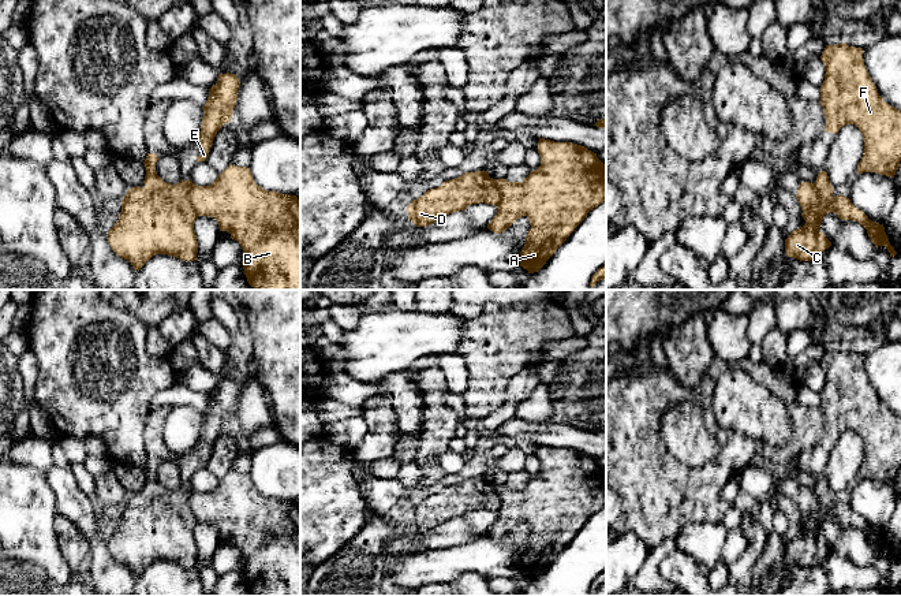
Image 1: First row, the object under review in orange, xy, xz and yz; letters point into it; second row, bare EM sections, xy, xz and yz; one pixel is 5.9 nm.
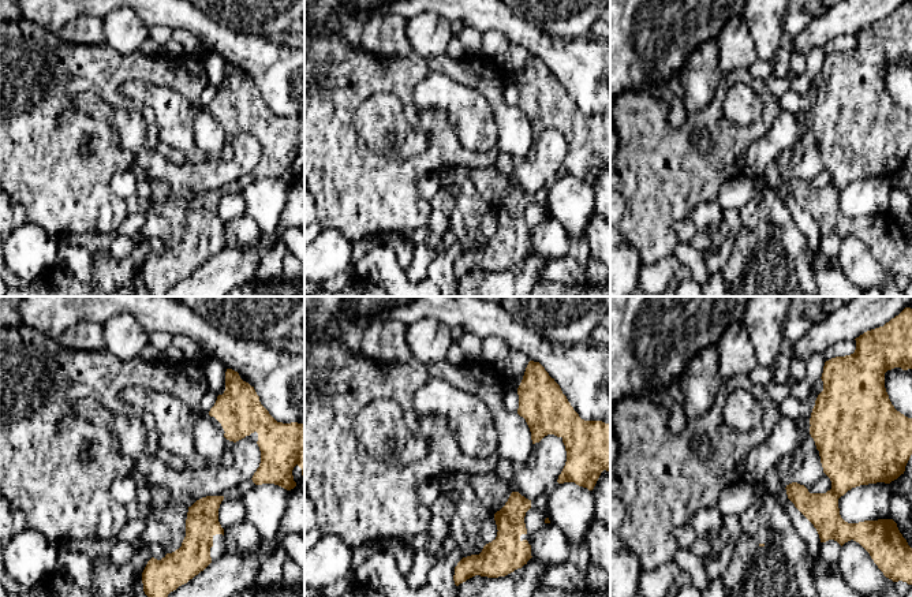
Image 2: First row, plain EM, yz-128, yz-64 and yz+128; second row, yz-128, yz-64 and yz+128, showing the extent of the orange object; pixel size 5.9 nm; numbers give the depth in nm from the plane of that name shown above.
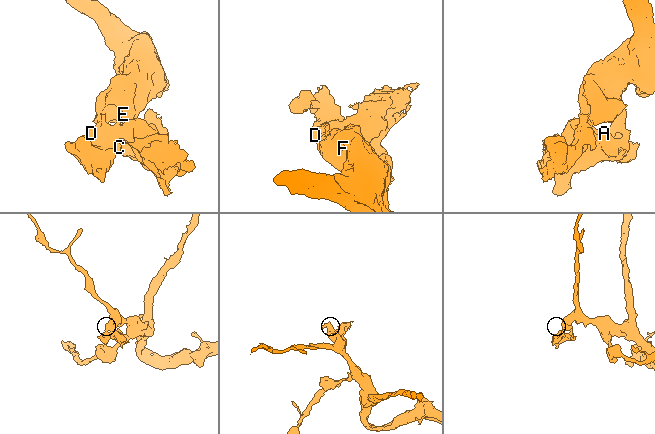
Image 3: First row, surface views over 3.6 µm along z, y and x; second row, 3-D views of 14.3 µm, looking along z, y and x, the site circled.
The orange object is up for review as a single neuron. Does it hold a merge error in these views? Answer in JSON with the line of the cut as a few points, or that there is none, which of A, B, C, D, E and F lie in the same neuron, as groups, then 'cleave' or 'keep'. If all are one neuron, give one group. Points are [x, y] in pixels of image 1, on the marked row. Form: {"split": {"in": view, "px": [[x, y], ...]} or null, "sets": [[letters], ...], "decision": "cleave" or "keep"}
{"split": {"in": "yz", "px": [[814, 183], [818, 192], [818, 201], [803, 211]]}, "sets": [["A", "B"], ["C", "D", "E", "F"]], "decision": "cleave"}

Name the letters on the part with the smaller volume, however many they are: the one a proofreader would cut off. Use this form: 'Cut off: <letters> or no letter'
Cut off: A, B

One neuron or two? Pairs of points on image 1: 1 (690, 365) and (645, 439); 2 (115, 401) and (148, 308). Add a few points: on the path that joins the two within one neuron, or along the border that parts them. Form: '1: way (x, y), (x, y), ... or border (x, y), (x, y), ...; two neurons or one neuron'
1: border (669, 365), (685, 387), (695, 387), (709, 367); two neurons
2: border (116, 304), (134, 313), (146, 326); two neurons

